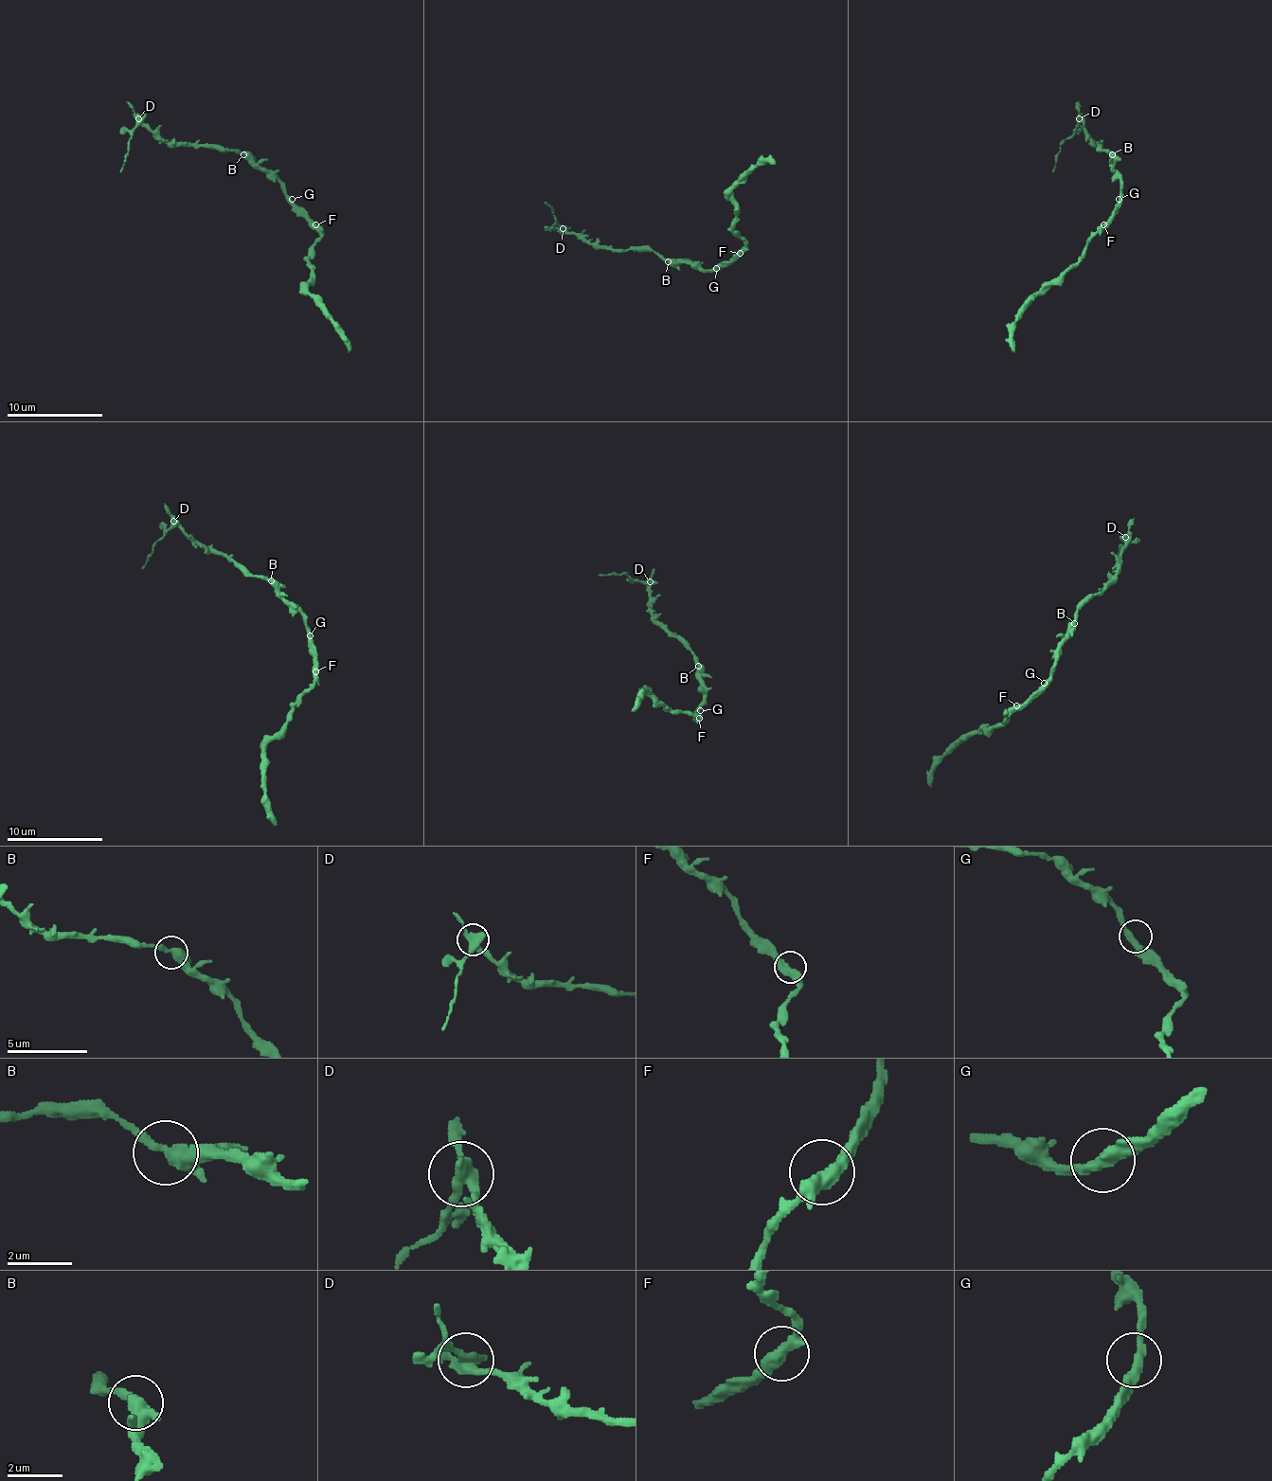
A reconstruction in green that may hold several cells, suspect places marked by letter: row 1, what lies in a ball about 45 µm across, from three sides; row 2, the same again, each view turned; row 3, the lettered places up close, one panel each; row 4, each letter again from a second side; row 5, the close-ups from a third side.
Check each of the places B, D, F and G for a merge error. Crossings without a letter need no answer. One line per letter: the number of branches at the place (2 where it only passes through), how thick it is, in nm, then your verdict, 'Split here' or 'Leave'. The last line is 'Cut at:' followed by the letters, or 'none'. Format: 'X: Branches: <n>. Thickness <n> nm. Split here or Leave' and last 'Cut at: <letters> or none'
B: Branches: 3. Thickness 360 nm. Leave
D: Branches: 3. Thickness 400 nm. Split here
F: Branches: 3. Thickness 380 nm. Leave
G: Branches: 2. Thickness 360 nm. Leave
Cut at: D

